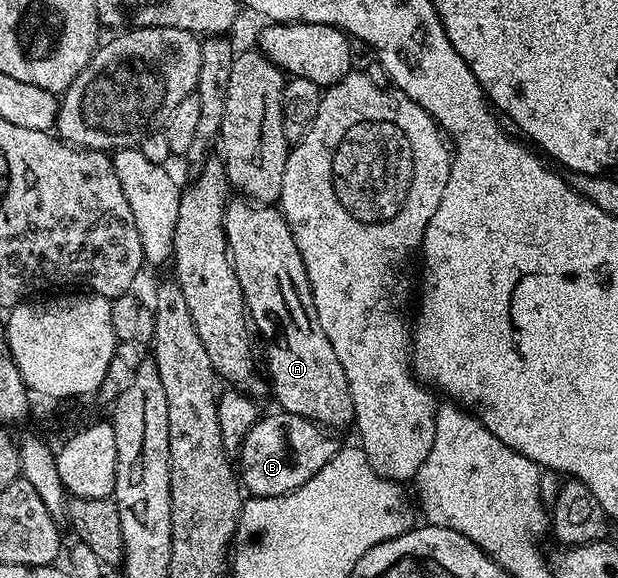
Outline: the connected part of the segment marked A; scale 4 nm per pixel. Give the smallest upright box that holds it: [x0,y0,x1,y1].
[225,201,352,428]

